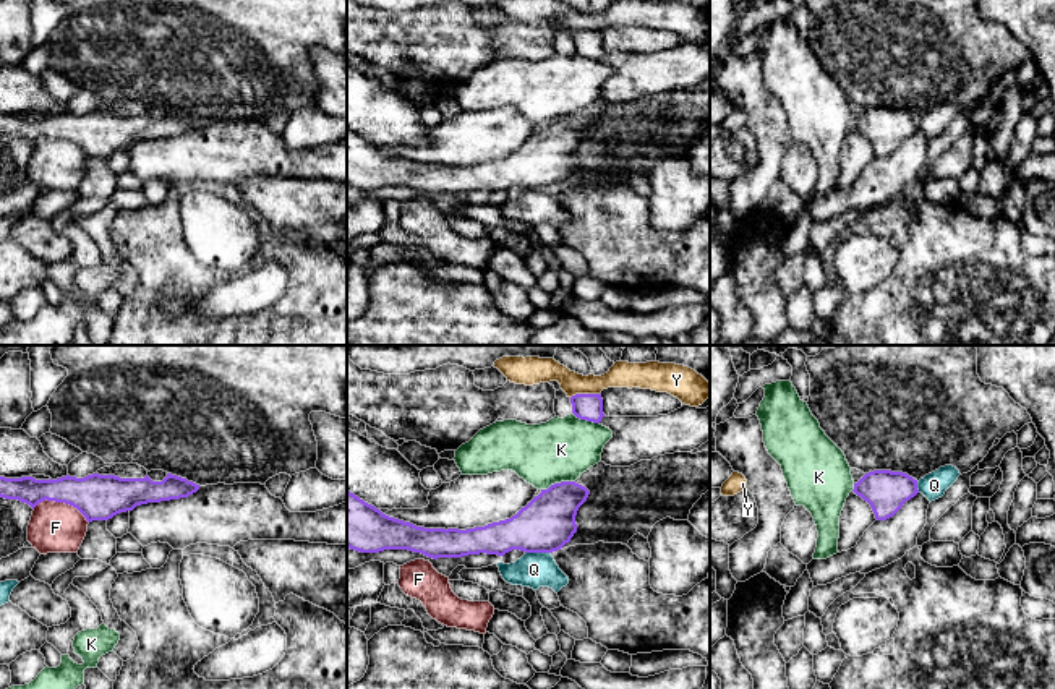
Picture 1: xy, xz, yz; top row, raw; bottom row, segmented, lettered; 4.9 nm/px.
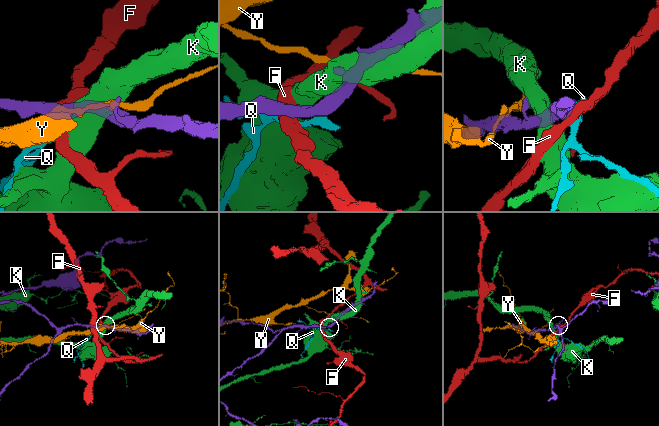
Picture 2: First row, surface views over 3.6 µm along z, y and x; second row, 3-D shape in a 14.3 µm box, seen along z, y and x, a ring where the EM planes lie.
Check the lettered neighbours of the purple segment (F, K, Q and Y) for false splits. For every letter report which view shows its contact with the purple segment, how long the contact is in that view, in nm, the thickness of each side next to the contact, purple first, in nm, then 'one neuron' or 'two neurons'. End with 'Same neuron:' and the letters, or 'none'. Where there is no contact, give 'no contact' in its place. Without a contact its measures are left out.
F: xy | 280 nm | 220/260 nm | two neurons
K: xz | 180 nm | 280/320 nm | two neurons
Q: xz | 130 nm | 280/180 nm | two neurons
Y: xz | 150 nm | 130/130 nm | two neurons
Same neuron: none

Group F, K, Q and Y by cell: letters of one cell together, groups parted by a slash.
F / K / Q / Y

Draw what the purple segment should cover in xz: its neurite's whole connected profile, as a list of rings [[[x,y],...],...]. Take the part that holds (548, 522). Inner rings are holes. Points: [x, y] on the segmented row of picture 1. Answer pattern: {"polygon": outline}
{"polygon": [[[575,481],[541,490],[506,520],[467,530],[425,529],[382,514],[347,490],[347,548],[360,553],[408,550],[428,558],[504,556],[512,550],[553,553],[577,532],[575,516],[590,491]]]}

